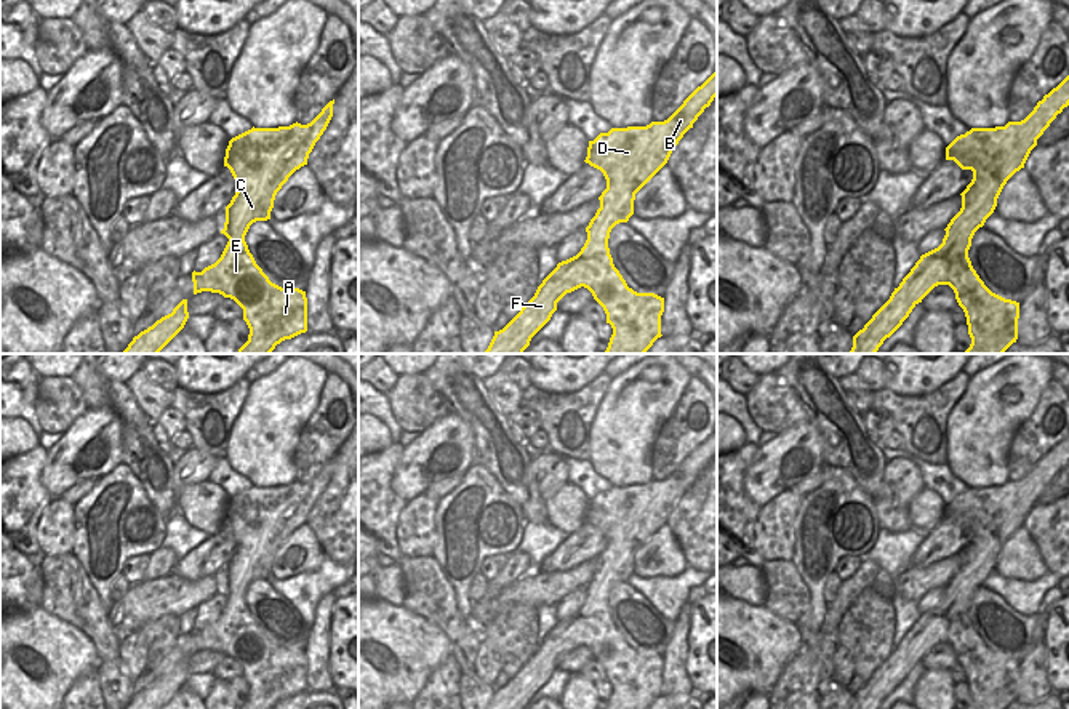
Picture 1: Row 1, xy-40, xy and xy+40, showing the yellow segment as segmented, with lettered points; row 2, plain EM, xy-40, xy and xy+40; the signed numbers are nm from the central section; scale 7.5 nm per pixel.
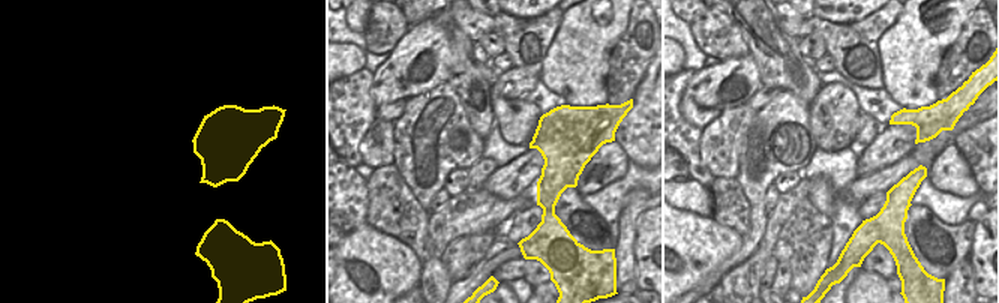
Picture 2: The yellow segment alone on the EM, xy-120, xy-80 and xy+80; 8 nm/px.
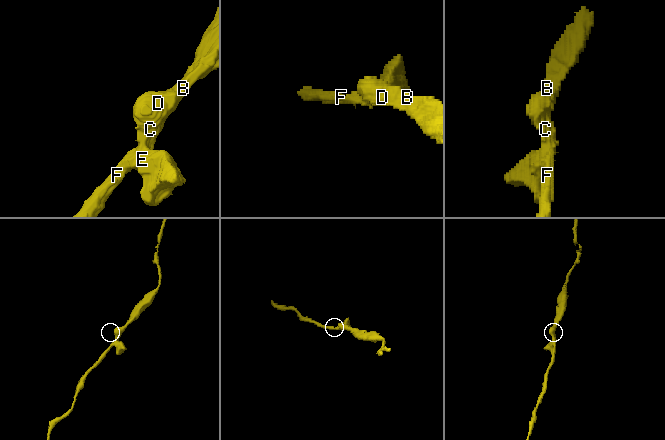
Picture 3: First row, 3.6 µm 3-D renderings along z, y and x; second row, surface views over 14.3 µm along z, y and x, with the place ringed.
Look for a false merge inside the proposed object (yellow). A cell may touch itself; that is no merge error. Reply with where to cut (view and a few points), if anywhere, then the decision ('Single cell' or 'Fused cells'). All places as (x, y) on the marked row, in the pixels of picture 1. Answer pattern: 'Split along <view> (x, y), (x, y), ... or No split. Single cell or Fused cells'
No split. Single cell.

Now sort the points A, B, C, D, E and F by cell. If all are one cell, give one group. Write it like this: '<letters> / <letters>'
A B C D E F

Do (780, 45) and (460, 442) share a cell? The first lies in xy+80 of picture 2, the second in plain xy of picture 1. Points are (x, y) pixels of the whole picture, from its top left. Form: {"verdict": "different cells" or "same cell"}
{"verdict": "different cells"}

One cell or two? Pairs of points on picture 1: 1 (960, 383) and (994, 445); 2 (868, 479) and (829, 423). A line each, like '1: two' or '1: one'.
1: two
2: one

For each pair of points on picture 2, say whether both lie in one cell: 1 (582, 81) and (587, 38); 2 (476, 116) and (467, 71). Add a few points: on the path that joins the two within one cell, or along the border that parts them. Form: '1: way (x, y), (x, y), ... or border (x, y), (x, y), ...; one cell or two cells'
1: way (582, 71), (582, 48); one cell
2: way (467, 105), (464, 101), (467, 98), (467, 81); one cell

